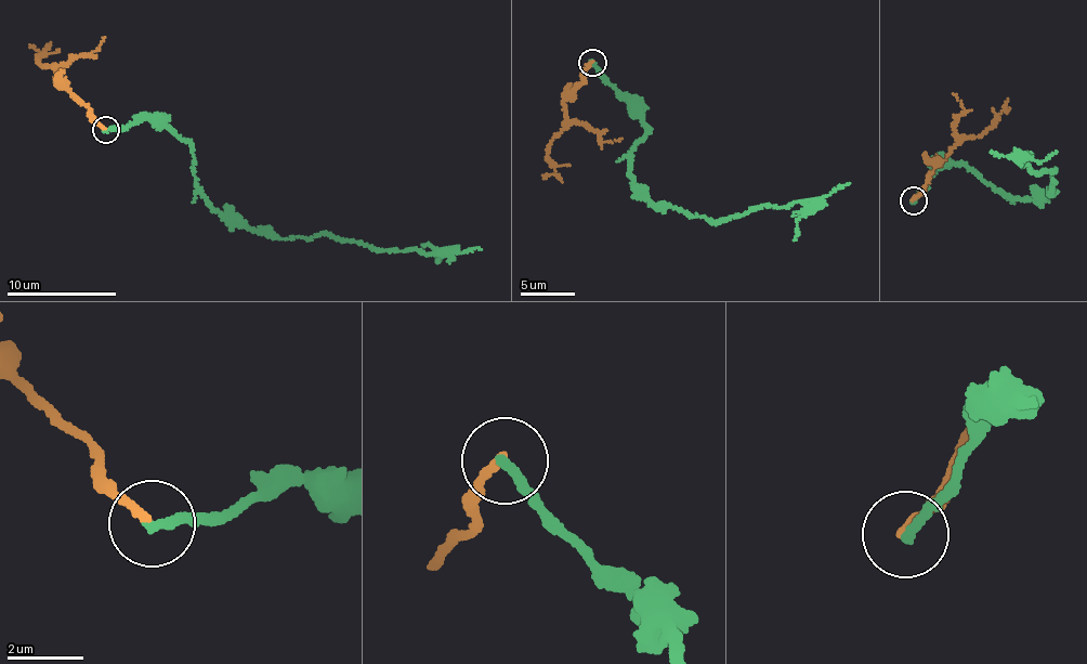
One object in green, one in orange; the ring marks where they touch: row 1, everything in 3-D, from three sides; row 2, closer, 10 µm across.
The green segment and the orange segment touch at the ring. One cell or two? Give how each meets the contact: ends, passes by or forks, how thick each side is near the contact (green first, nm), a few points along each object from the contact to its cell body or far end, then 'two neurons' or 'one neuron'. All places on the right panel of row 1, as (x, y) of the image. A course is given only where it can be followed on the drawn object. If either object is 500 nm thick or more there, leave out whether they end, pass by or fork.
green ends | orange ends | 280/200 nm | green via (914, 199), (947, 161), (1015, 198), (1051, 196), (1055, 171), (1033, 173), (1010, 155), (990, 152) | orange via (911, 200), (952, 146), (985, 131), (1007, 108) | two neurons

